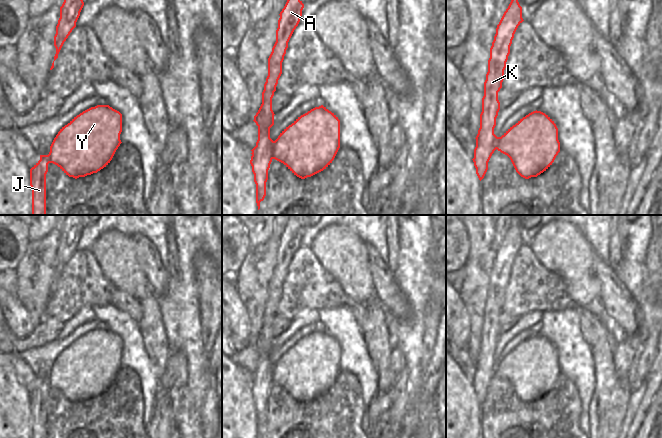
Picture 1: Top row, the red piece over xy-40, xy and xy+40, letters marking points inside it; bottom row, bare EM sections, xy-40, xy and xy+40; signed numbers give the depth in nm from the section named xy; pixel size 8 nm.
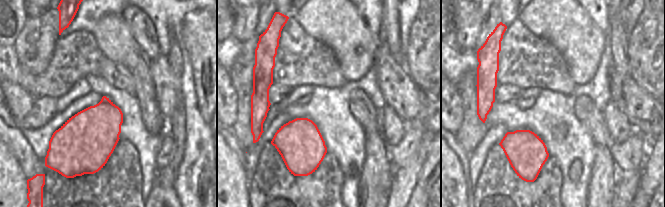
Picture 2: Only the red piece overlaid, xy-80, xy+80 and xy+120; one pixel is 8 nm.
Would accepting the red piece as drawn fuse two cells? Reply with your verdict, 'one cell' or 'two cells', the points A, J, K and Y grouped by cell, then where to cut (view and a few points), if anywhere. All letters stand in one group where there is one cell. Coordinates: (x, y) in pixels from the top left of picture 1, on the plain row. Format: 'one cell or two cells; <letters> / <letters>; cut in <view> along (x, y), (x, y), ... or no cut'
two cells; A J K / Y; cut in xy along (274, 365), (271, 382)

